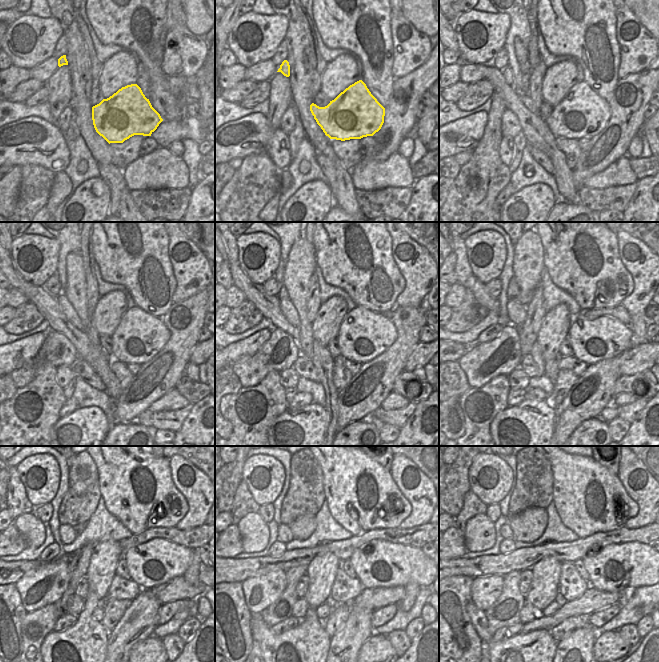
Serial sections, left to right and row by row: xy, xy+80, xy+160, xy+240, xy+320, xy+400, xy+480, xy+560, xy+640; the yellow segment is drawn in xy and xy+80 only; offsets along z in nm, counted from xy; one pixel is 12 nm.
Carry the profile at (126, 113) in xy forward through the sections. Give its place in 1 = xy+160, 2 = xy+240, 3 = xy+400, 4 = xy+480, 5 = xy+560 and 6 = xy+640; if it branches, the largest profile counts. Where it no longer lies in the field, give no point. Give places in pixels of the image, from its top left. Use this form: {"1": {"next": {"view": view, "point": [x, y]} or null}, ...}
{"1": {"next": {"view": "xy+160", "point": [582, 113]}}, "2": {"next": {"view": "xy+240", "point": [139, 336]}}, "3": {"next": {"view": "xy+400", "point": [605, 337]}}, "4": {"next": {"view": "xy+480", "point": [150, 564]}}, "5": {"next": {"view": "xy+560", "point": [385, 564]}}, "6": {"next": {"view": "xy+640", "point": [614, 567]}}}

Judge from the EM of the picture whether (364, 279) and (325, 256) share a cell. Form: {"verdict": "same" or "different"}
{"verdict": "same"}

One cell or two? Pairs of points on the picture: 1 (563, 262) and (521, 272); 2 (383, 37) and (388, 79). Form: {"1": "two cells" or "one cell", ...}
{"1": "two cells", "2": "one cell"}

